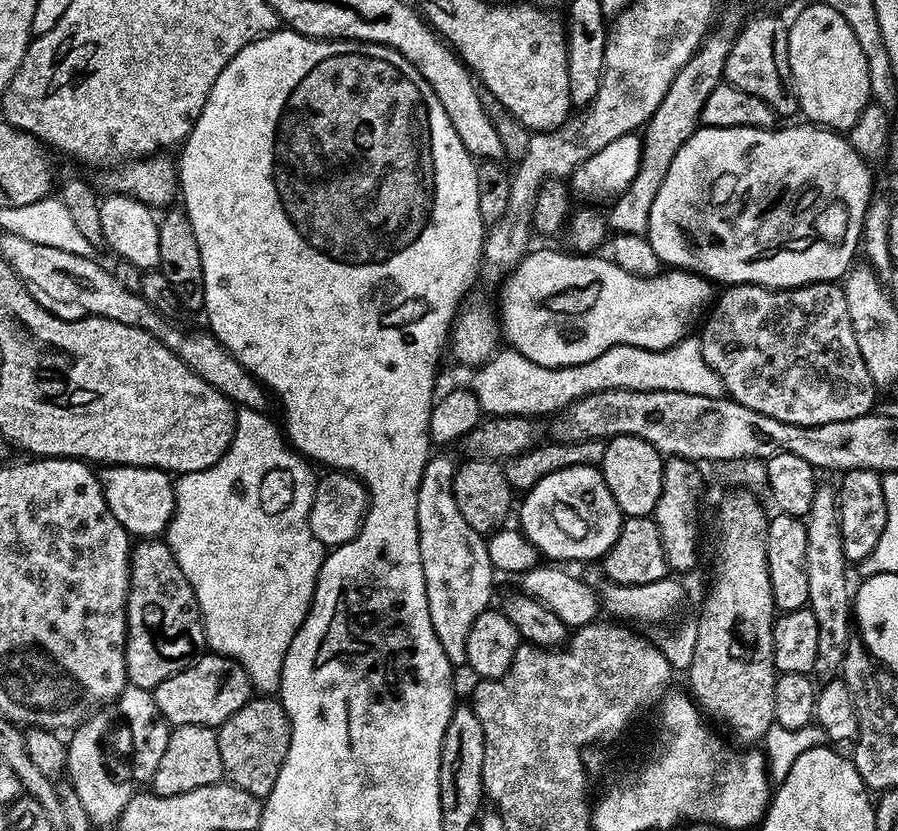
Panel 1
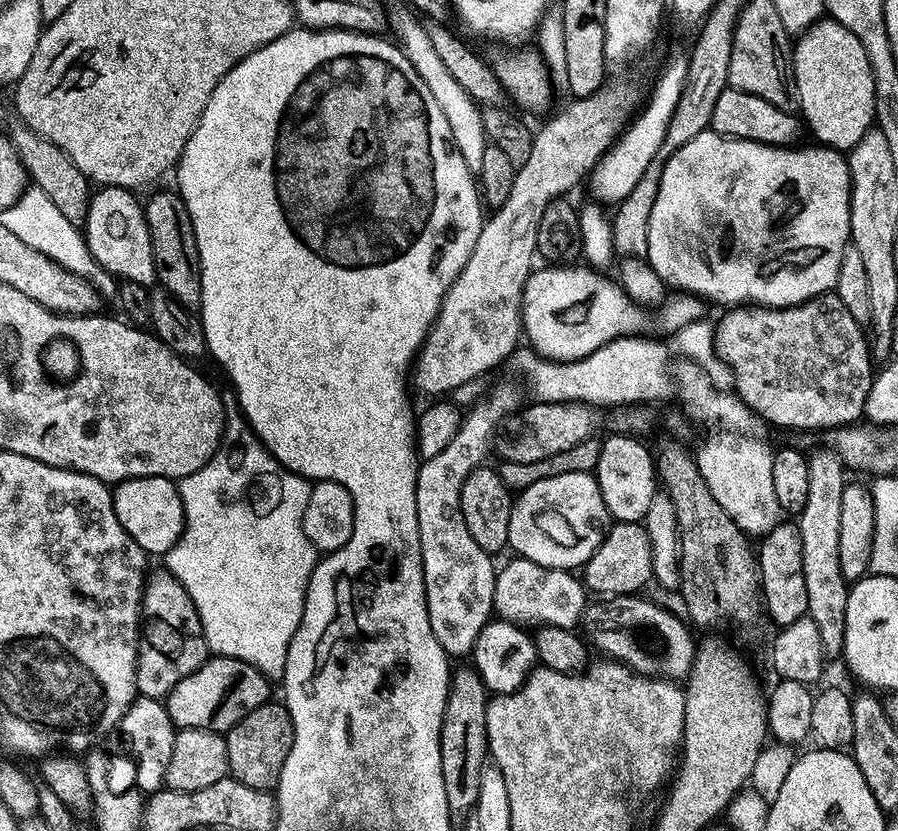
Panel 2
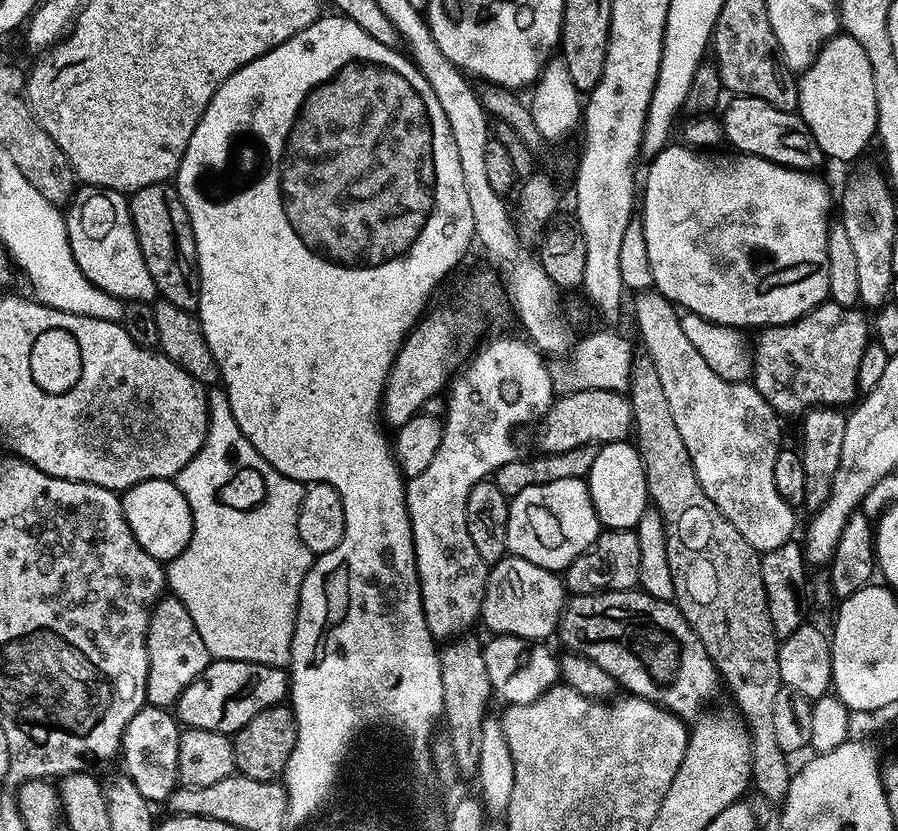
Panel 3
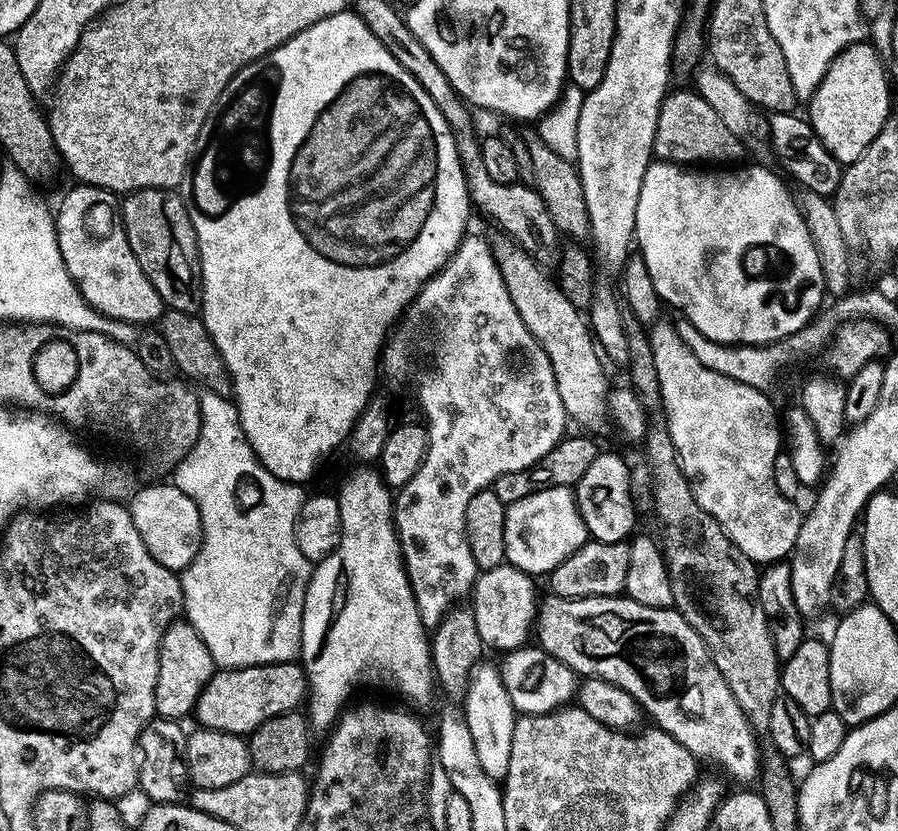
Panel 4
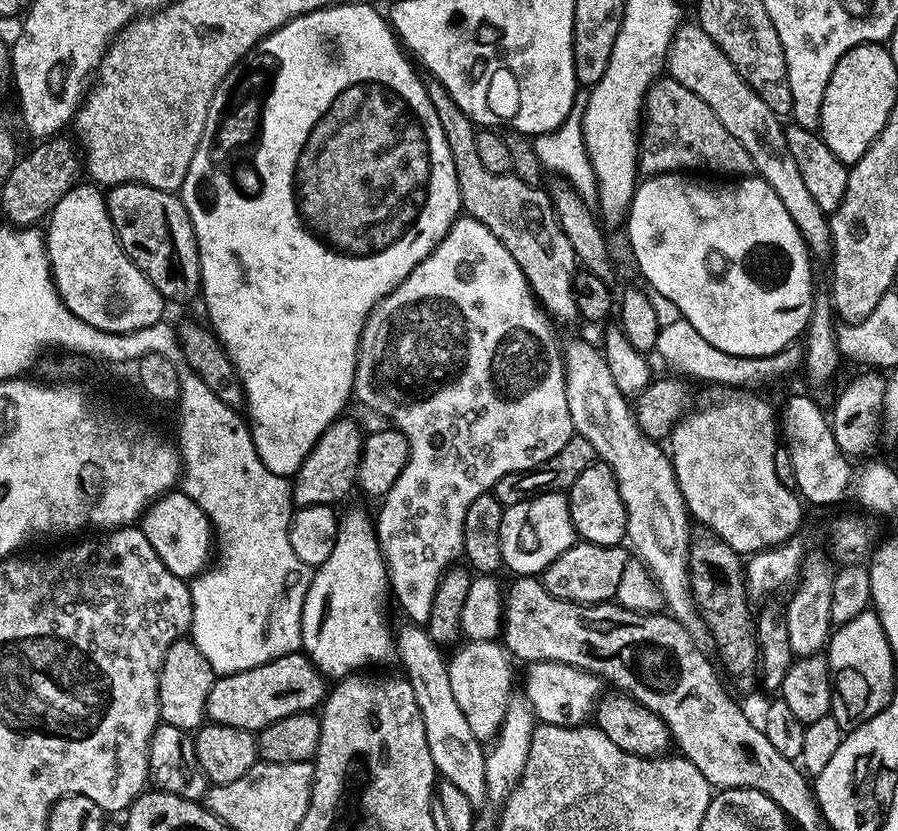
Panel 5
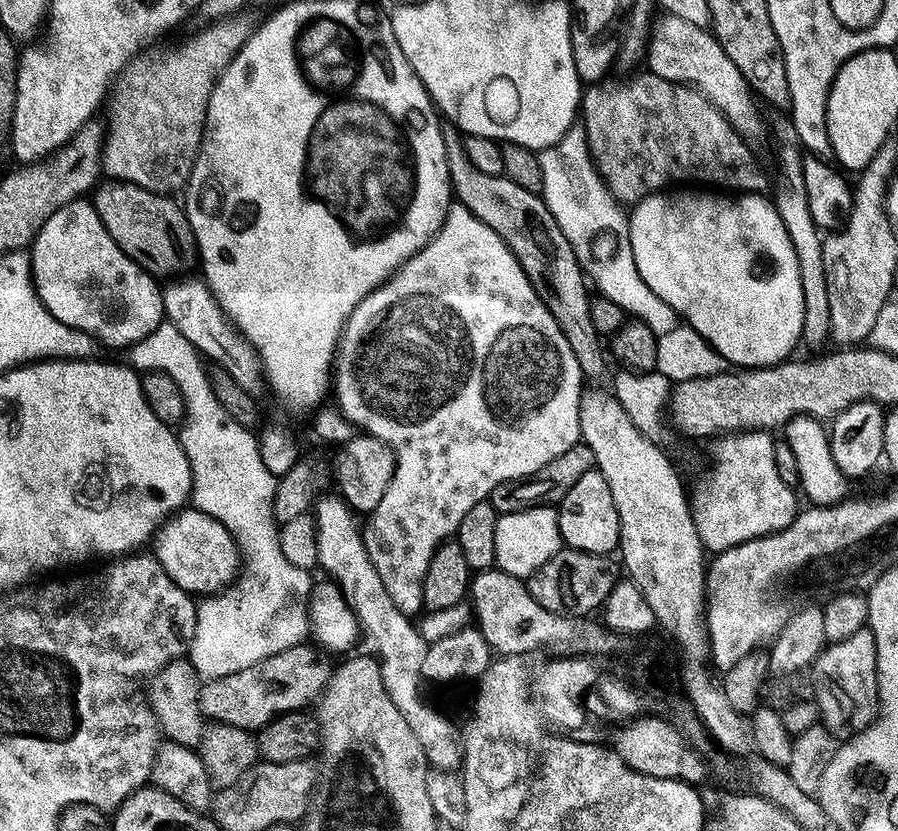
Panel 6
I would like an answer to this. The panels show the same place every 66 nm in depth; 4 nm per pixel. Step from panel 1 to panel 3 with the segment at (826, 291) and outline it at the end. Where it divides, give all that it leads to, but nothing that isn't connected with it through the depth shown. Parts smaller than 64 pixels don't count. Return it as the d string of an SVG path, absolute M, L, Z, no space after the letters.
M827 300L792 324L772 325L759 331L752 348L752 383L777 415L798 416L819 406L842 408L857 399L861 356L850 356L842 350L835 330L835 322L843 323L847 311L847 307Z

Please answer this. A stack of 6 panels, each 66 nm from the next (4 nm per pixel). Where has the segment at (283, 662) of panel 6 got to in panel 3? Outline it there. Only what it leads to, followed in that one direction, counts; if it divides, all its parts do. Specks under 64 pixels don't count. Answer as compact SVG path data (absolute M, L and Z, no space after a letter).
M213 659L182 690L174 705L174 715L184 728L214 730L225 734L235 734L254 718L275 704L285 703L290 692L290 676L283 667L272 668L268 664L255 664L245 660Z

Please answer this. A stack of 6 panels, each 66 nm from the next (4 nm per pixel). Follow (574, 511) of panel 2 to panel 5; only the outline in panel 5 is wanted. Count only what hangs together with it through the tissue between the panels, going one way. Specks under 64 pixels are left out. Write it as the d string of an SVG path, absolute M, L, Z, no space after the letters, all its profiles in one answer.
M544 492L540 496L535 496L532 500L523 500L518 502L514 506L504 509L504 517L502 518L502 558L504 559L504 568L507 571L512 571L512 574L516 576L536 576L537 574L543 573L546 566L550 566L550 562L554 562L554 558L558 558L558 554L562 554L566 549L574 543L577 539L576 528L572 524L570 518L570 510L568 509L568 497L562 492Z

